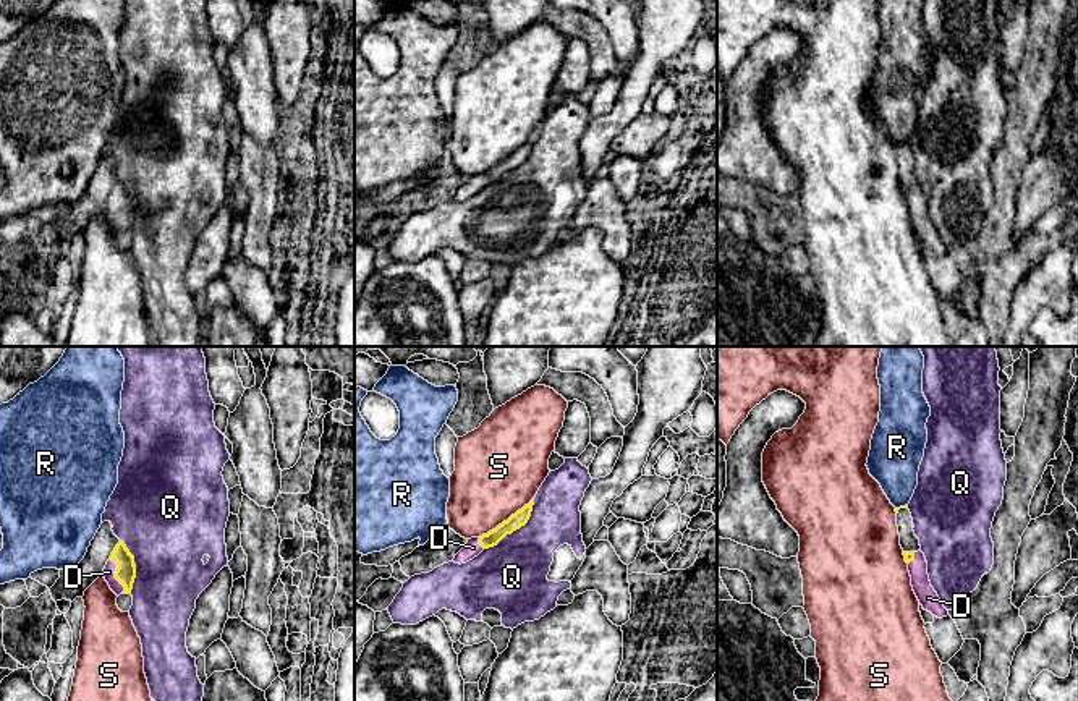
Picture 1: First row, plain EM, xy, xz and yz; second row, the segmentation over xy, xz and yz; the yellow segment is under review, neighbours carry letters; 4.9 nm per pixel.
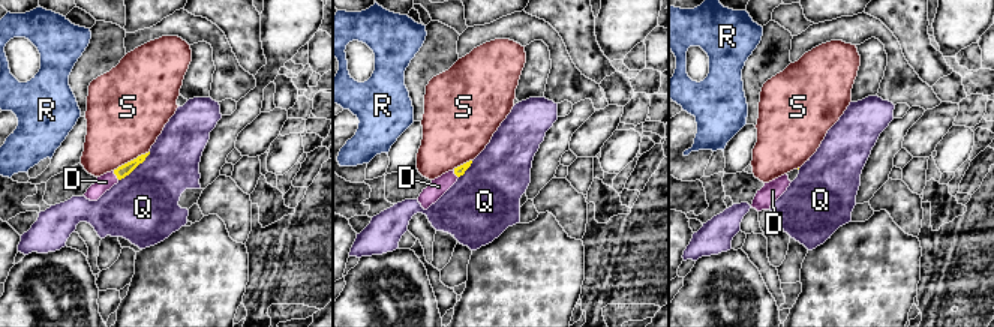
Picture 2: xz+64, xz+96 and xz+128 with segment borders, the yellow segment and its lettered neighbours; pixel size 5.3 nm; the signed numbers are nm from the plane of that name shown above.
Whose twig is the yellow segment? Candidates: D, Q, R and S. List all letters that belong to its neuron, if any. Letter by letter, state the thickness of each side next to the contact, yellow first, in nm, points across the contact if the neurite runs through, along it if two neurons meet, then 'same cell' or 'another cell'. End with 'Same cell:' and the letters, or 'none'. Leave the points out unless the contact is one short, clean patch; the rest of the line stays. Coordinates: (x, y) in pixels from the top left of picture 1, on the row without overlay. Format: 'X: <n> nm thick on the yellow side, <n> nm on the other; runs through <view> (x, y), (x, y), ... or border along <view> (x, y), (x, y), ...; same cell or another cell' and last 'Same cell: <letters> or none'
D: 100 nm thick on the yellow side, 60 nm on the other; runs through xy (125, 211), (115, 212), (109, 209); same cell
Q: 80 nm thick on the yellow side, 360 nm on the other; another cell
R: 20 nm thick on the yellow side, 260 nm on the other; border along yz (907, 141), (895, 146); another cell
S: 80 nm thick on the yellow side, 440 nm on the other; another cell
Same cell: D

